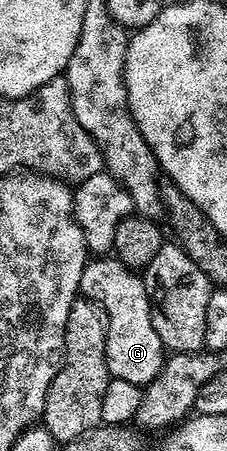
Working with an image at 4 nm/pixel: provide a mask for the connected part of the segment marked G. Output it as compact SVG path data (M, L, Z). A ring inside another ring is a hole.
M95 256L88 261L87 266L81 272L79 294L101 303L107 313L107 367L112 378L125 380L140 388L148 386L161 372L165 361L165 351L161 344L161 336L157 336L153 328L151 300L145 292L142 277L125 264L121 264L114 256Z

